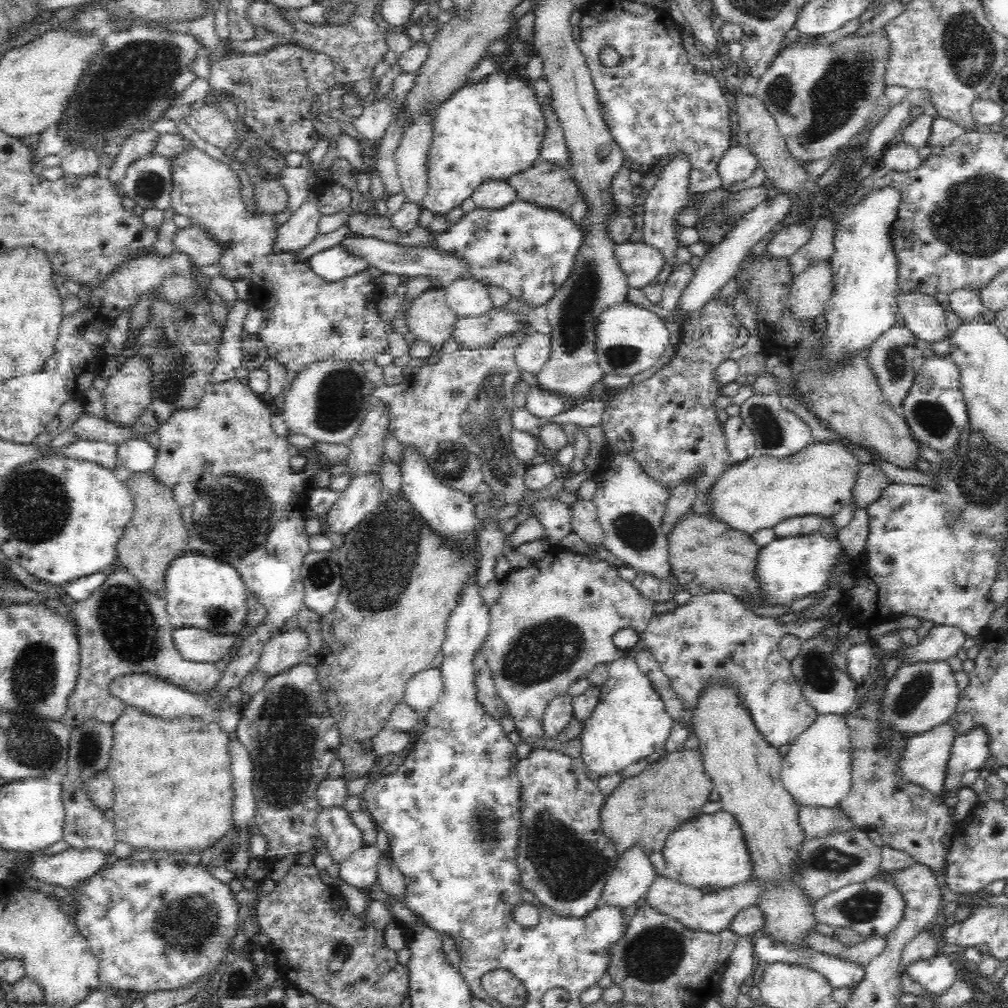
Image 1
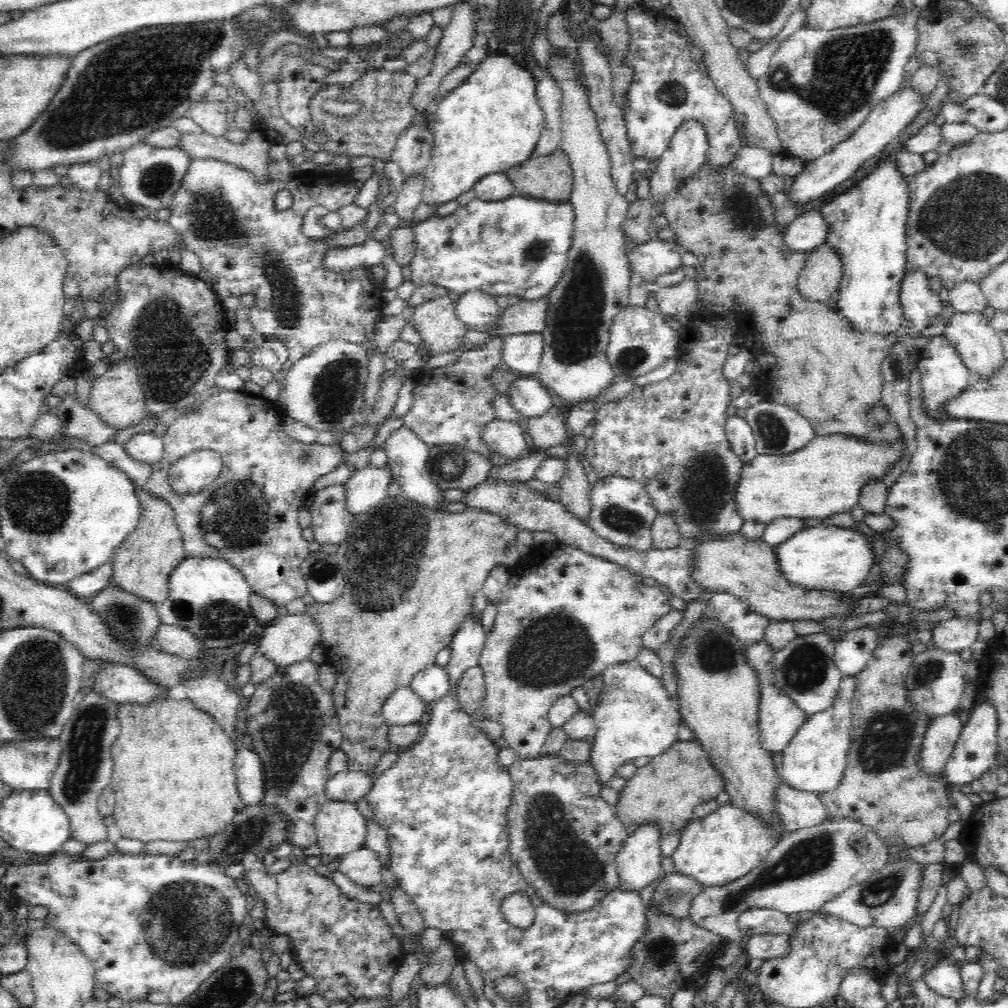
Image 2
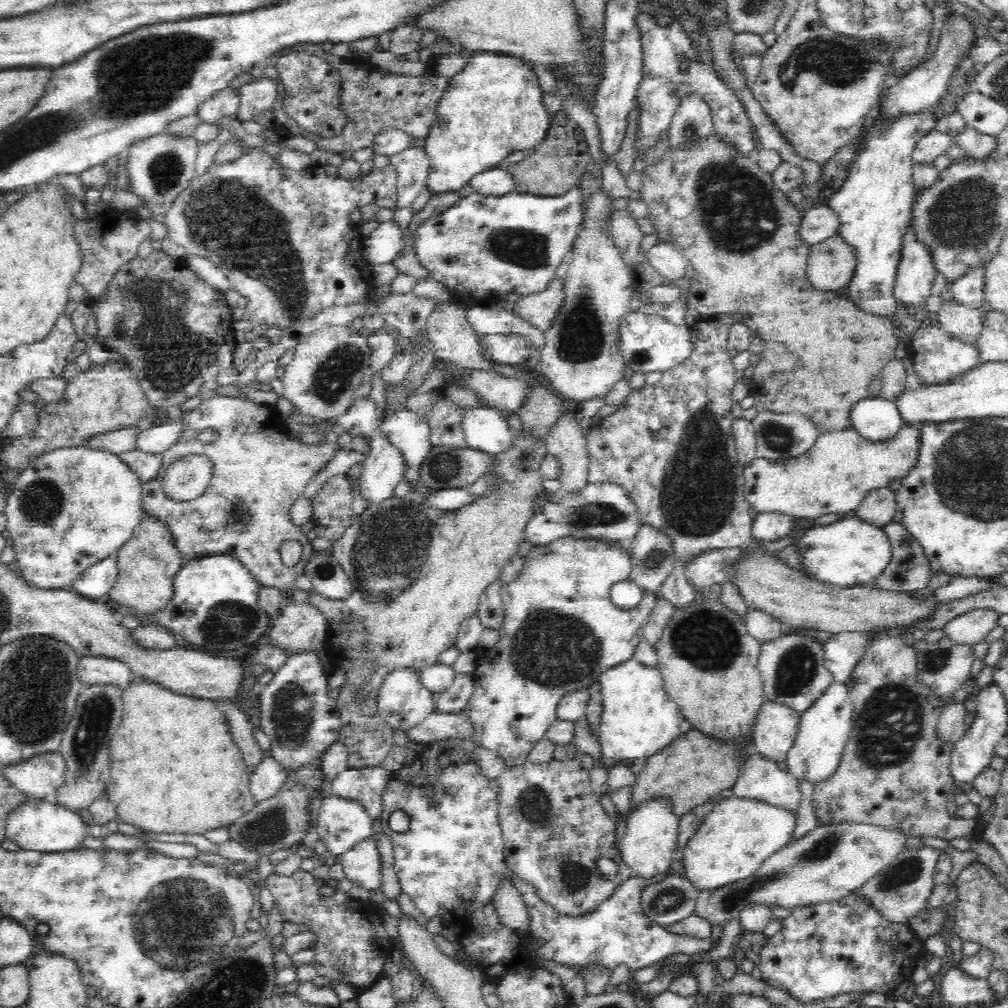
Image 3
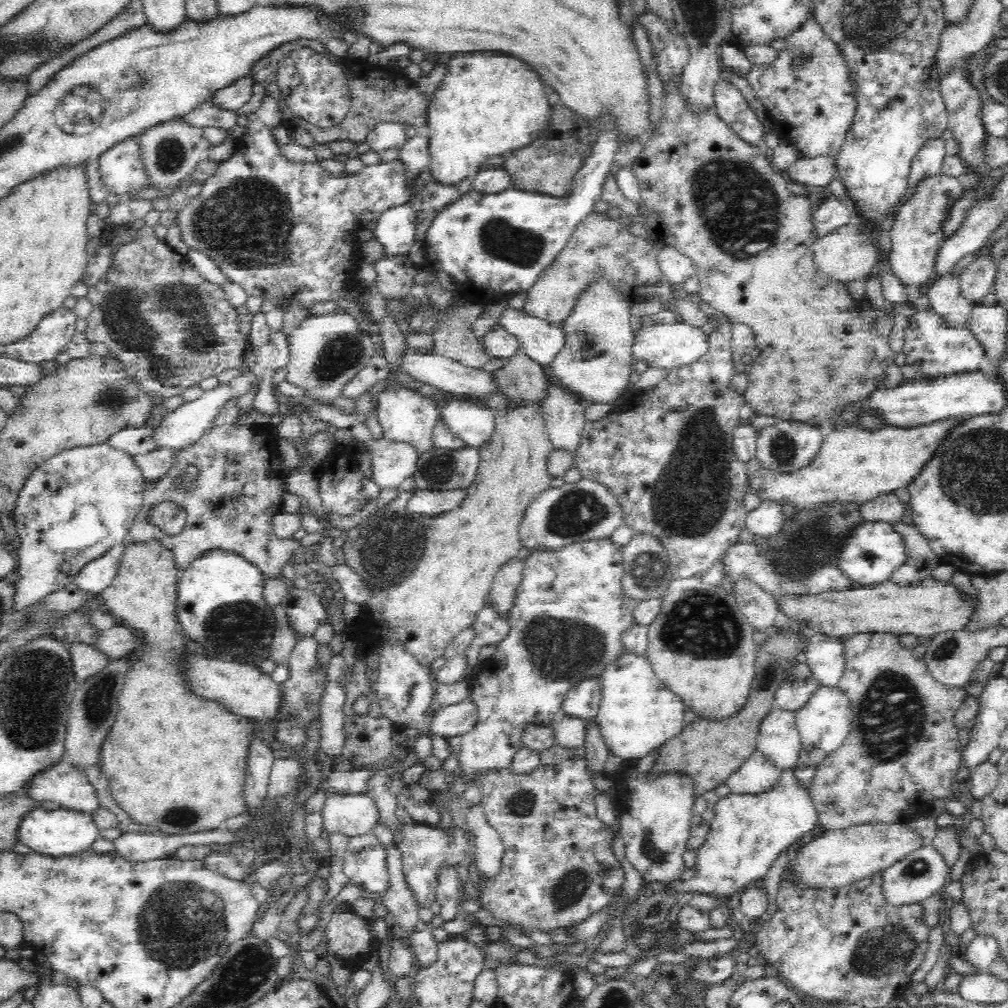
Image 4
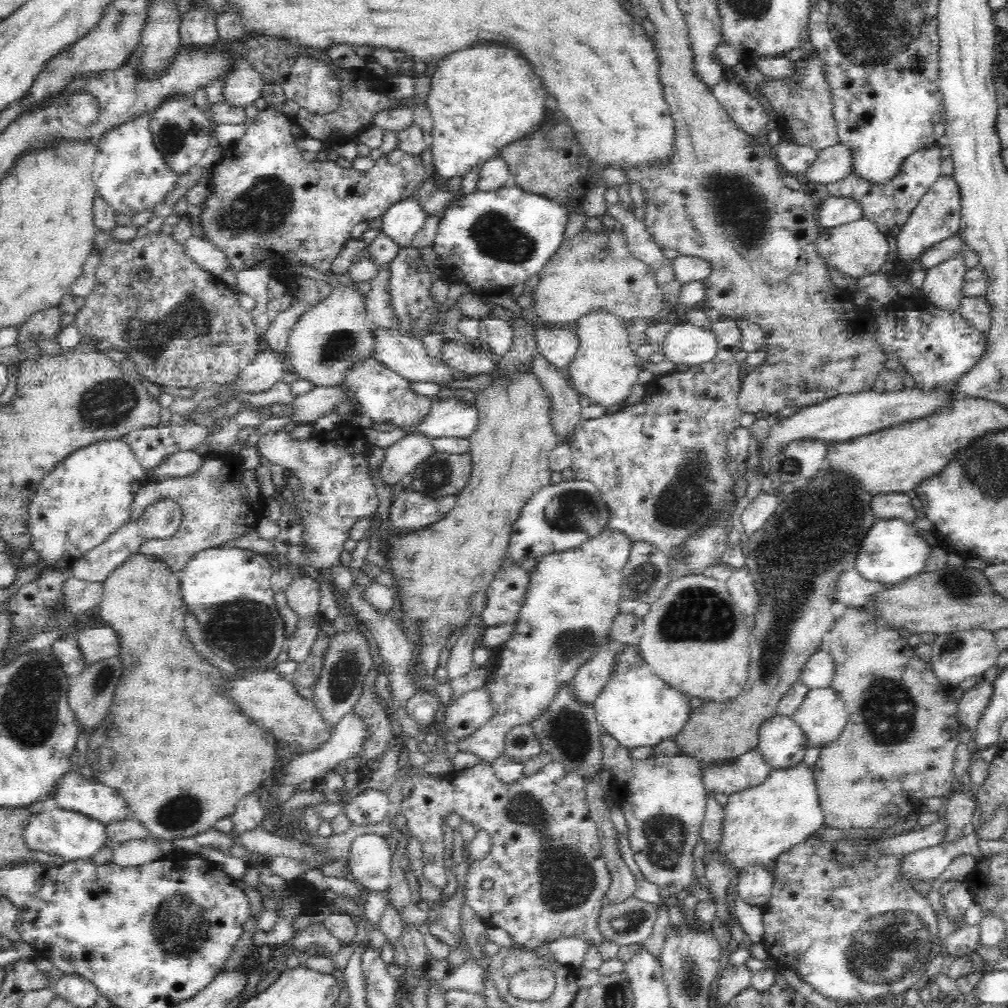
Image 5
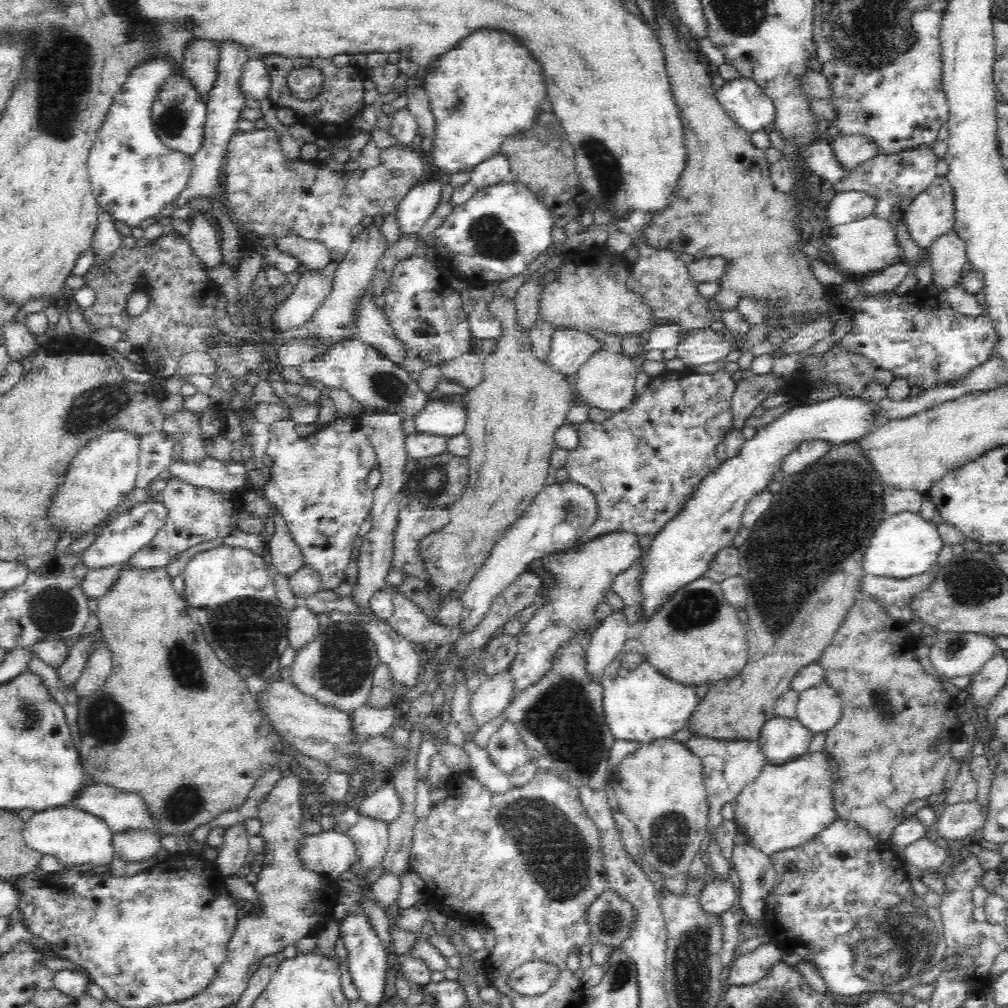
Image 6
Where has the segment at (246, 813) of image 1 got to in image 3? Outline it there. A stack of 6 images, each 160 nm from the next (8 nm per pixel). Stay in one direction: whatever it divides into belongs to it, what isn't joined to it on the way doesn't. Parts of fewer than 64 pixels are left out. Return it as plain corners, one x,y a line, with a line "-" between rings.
264,757
260,766
256,766
256,773
250,777
251,794
256,802
262,802
276,795
276,792
287,780
287,770
282,768
274,757

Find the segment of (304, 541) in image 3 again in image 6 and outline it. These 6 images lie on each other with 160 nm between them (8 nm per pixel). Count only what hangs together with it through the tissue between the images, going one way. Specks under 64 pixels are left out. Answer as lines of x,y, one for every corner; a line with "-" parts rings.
167,476
166,487
162,494
163,505
167,512
163,525
156,531
152,540
149,540
149,544
125,560
125,566
144,570
165,567
177,554
181,554
191,546
226,536
235,528
234,510
241,510
238,493
212,492
172,476

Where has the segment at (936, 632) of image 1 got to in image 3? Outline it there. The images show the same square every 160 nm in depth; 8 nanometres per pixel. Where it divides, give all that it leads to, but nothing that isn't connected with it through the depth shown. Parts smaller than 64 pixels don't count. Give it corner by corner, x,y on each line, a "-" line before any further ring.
992,609
970,610
947,622
944,626
946,636
950,636
957,644
975,645
984,643
986,636
998,624
1000,613

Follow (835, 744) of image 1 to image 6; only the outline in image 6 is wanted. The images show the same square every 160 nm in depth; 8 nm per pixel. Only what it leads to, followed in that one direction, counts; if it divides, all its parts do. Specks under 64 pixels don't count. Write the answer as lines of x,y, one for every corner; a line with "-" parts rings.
826,680
798,693
797,716
813,734
826,733
841,718
841,701

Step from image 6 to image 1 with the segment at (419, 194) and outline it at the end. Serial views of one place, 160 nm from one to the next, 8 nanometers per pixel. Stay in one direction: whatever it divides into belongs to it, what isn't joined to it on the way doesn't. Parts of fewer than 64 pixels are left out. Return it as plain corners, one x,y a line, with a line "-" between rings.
336,245
316,252
308,258
308,265
325,281
336,282
367,270
368,260
352,253
344,245

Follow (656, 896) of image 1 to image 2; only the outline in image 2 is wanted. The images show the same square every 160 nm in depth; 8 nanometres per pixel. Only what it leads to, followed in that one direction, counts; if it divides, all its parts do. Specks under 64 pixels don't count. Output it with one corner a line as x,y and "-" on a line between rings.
824,819
820,824
785,833
762,864
748,874
719,887
703,887
692,900
689,918
730,943
745,940
736,922
750,908
769,908
787,915
822,909
842,891
880,870
890,858
884,840
874,831
866,832
864,826
860,826
856,842
856,828
856,822

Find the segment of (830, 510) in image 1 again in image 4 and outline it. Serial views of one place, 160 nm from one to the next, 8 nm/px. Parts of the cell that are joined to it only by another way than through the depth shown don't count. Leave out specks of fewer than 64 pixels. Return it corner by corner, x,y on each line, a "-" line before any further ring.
962,416
948,417
947,419
936,421
930,424
918,426
916,428
896,428
880,427
879,429
862,429
854,426
836,428
828,436
823,437
823,444
812,460
812,464
798,472
792,474
780,474
772,472
760,465
756,457
745,464
748,487
751,492
757,495
760,500
768,499
776,501
781,505
792,504
795,508
808,508
808,504
820,504
820,500
846,500
856,501
858,504
865,503
877,496
894,493
898,488
907,486
920,474
924,466
934,458
938,448
944,443
954,428
958,428
965,419

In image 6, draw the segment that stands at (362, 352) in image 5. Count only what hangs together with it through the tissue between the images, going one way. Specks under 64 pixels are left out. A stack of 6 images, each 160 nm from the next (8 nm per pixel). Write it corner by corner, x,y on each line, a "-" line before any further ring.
376,224
366,226
353,240
354,242
352,242
347,254
344,256
344,260
339,262
336,274
334,274
332,293
324,300
320,309
306,324
285,332
280,332
277,329
272,330
269,334
275,337
276,343
287,343
292,338
301,337
308,333
318,333
318,337
322,340
320,346
325,347
334,341
343,341
344,339
354,339
356,337
353,327
354,308
356,308
356,302
360,300
360,296
364,294
363,290
370,286
376,264
378,264
379,258
388,247
388,240
382,236
382,232
380,232
380,228

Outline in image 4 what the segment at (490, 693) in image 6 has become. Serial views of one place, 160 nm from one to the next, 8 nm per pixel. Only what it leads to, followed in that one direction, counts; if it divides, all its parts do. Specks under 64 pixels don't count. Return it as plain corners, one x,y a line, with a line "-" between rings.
470,696
458,704
435,708
428,736
442,736
443,738
459,737
474,728
479,718
477,705

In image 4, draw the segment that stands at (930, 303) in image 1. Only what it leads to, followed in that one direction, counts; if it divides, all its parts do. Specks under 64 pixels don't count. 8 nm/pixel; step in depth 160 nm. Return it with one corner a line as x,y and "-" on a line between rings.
938,174
928,181
924,180
916,190
915,196
904,206
896,210
892,224
888,225
891,237
889,260
893,274
906,287
913,285
921,290
936,276
934,263
941,241
945,238
945,223
949,220
950,208
956,205
965,194
965,186
959,178

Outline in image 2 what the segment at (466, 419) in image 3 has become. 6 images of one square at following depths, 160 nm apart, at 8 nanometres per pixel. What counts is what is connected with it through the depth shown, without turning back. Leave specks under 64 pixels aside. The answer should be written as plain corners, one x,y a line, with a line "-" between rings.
494,417
480,429
479,437
485,442
486,449
490,453
513,461
524,457
524,452
528,450
523,430
518,424
498,417

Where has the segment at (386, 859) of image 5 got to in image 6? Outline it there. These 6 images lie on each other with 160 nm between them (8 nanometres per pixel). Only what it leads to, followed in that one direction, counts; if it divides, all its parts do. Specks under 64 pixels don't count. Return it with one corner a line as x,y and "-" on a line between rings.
359,812
358,821
346,832
352,837
352,840
354,840
354,845
356,845
356,849
358,849
359,864
363,870
383,865
383,856
389,845
389,830
386,821
374,819
374,817
370,817
370,815
366,816
364,813

